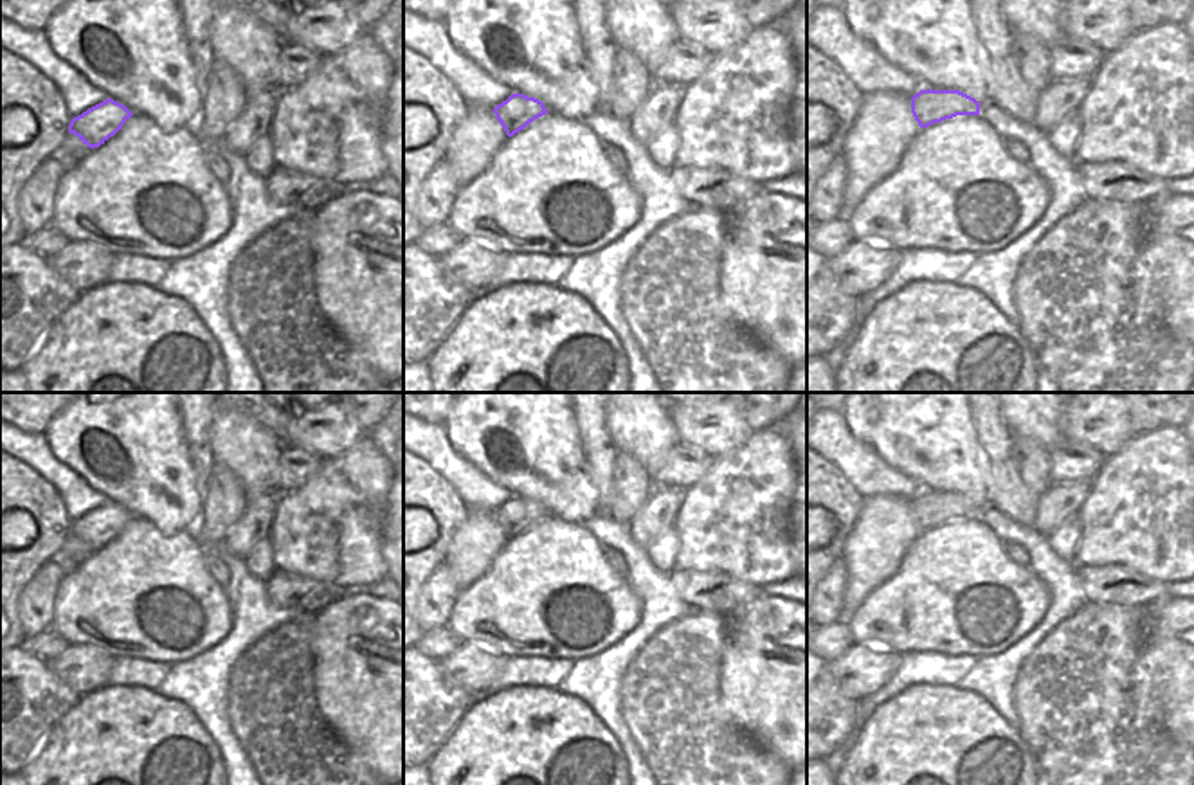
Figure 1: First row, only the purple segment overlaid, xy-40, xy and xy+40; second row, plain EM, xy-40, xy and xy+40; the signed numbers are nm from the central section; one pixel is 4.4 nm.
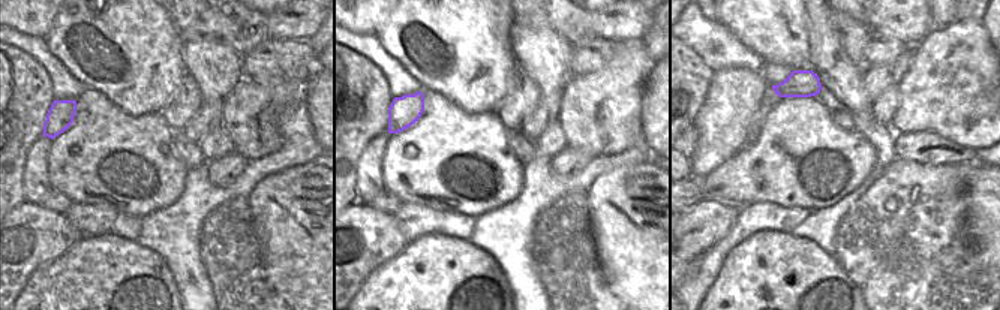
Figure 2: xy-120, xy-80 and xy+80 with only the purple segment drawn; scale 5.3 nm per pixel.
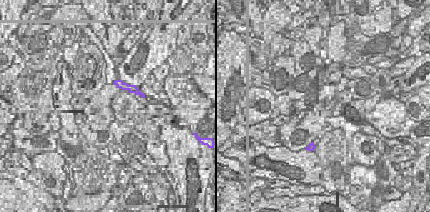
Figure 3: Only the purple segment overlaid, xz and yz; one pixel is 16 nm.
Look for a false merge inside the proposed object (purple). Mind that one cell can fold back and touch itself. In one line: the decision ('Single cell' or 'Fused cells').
Single cell.

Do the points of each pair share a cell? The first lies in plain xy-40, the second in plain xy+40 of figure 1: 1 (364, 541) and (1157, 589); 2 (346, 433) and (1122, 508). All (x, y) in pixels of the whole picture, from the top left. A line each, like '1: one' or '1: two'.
1: two
2: two

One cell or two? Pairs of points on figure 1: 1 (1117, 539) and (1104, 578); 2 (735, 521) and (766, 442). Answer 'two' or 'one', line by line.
1: two
2: one

